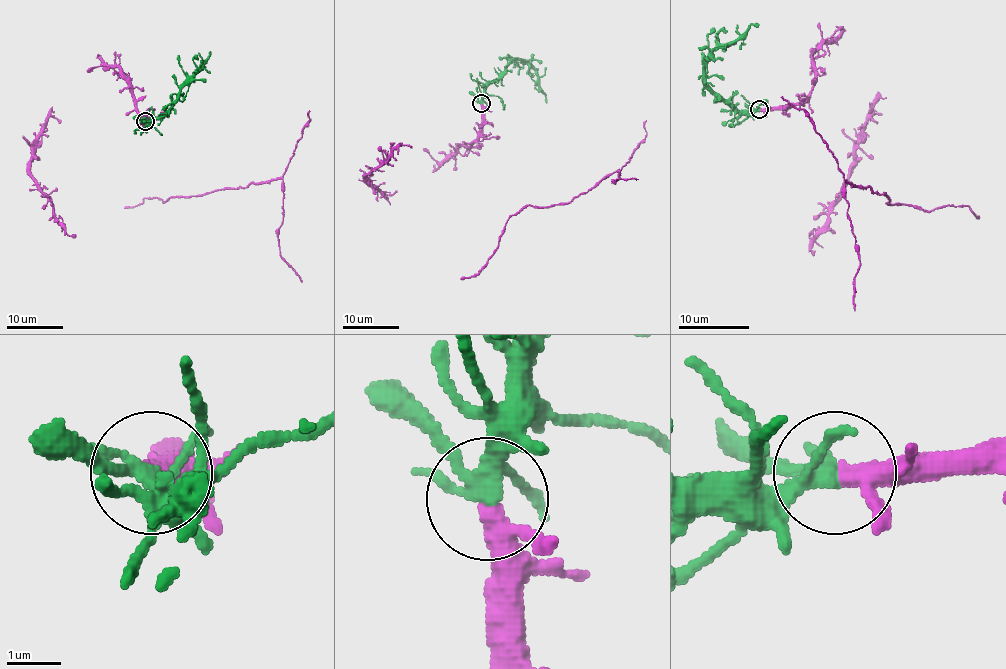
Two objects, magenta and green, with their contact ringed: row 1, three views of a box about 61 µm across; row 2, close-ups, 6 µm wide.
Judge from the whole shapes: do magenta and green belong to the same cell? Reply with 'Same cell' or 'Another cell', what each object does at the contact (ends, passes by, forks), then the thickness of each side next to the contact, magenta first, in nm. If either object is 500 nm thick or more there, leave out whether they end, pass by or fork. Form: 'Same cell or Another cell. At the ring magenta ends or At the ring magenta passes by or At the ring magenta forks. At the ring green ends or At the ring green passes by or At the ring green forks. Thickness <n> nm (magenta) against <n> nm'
Same cell. At the ring magenta passes by. At the ring green forks. Thickness 300 nm (magenta) against 240 nm

